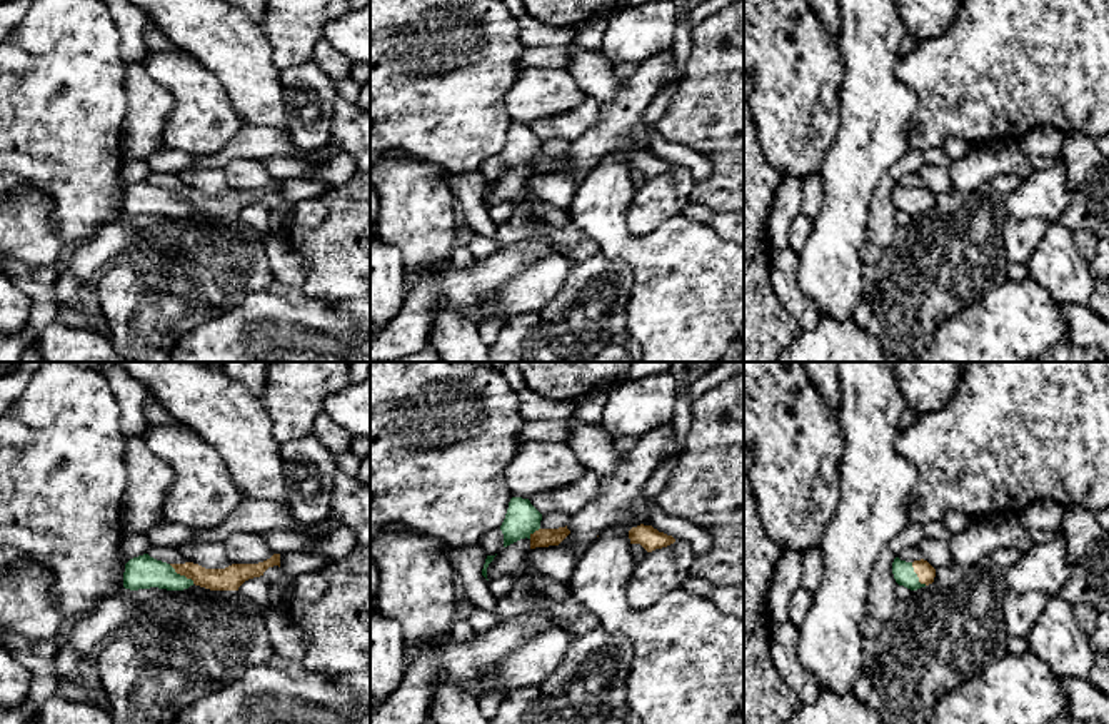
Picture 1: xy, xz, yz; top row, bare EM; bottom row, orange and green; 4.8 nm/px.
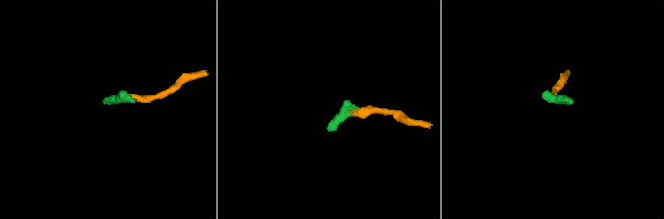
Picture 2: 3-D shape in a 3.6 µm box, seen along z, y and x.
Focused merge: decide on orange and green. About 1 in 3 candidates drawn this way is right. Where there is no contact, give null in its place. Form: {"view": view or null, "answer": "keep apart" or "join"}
{"view": "xy", "answer": "join"}

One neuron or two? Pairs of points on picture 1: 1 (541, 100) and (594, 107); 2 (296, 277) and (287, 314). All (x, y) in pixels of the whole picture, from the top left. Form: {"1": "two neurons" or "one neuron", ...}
{"1": "two neurons", "2": "two neurons"}

